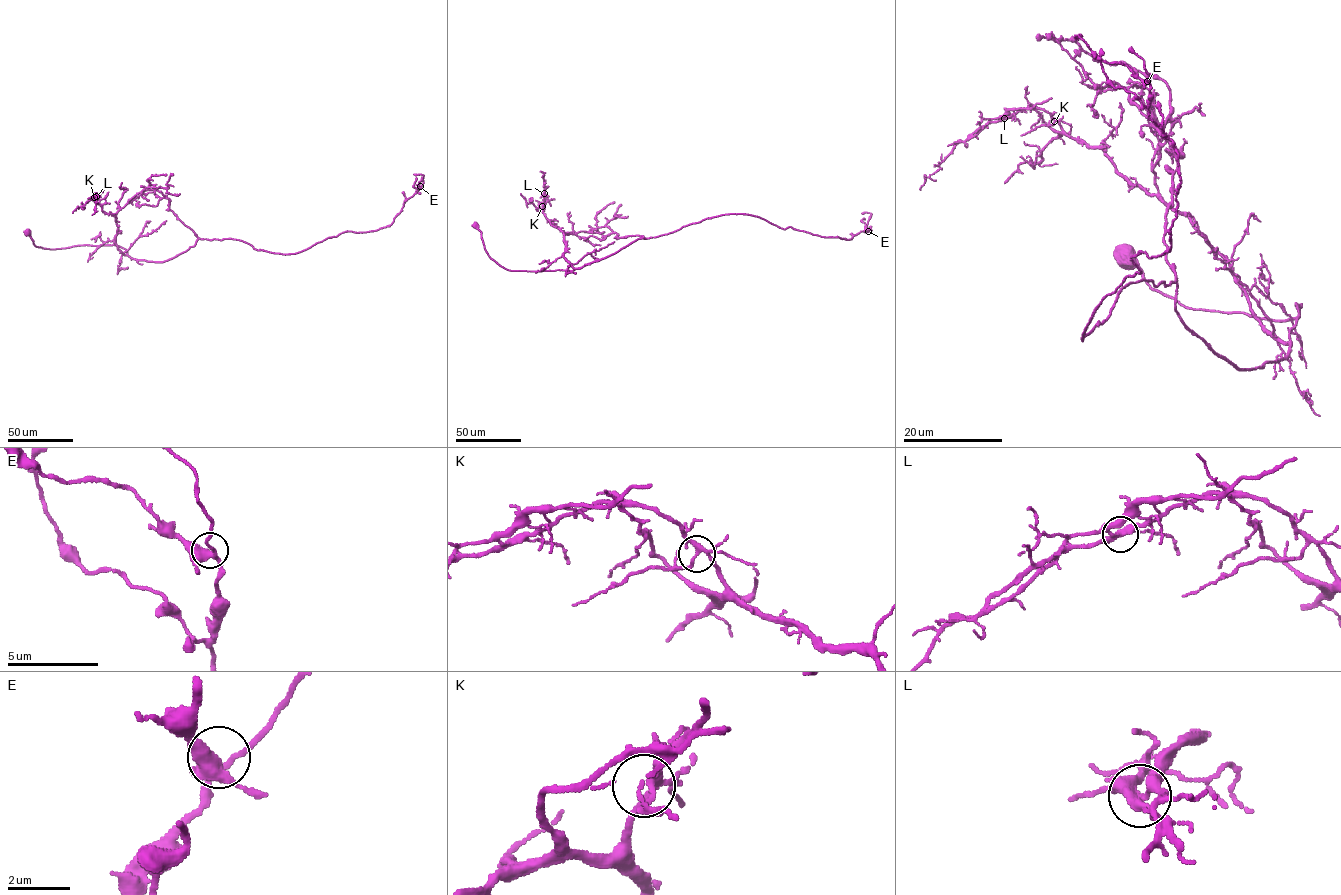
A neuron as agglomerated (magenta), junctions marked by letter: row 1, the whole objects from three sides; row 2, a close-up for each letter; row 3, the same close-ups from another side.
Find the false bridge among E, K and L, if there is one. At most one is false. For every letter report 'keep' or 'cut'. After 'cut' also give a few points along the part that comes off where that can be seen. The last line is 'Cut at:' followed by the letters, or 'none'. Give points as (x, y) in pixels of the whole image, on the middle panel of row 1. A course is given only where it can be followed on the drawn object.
E: keep
K: keep
L: cut
Cut at: L

